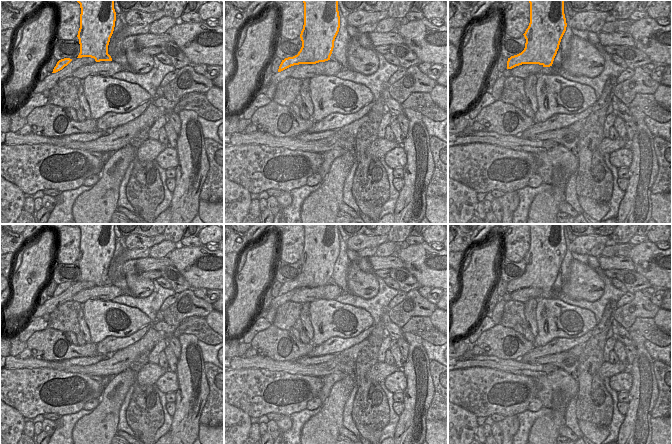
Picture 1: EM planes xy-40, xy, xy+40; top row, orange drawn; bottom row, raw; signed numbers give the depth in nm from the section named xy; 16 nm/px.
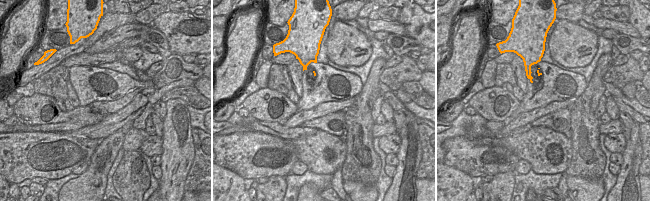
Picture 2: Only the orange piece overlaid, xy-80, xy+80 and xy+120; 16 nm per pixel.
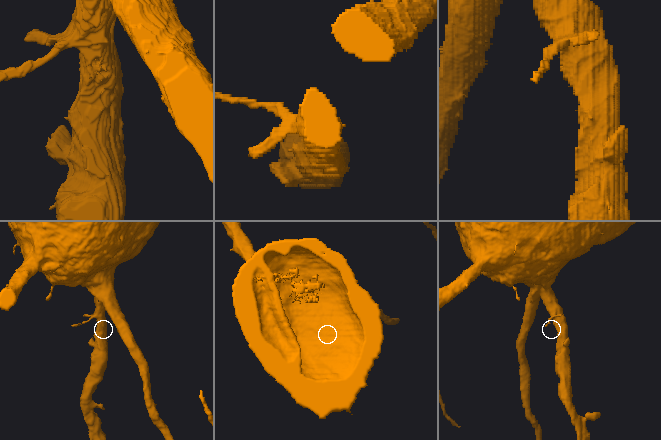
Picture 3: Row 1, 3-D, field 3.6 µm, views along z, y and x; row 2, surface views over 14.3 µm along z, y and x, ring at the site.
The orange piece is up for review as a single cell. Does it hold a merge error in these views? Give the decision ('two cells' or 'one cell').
two cells

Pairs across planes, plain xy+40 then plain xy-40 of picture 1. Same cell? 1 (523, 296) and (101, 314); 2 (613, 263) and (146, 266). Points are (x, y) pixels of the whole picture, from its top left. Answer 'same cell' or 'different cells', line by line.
1: different cells
2: same cell

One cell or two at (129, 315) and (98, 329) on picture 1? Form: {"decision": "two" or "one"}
{"decision": "one"}

